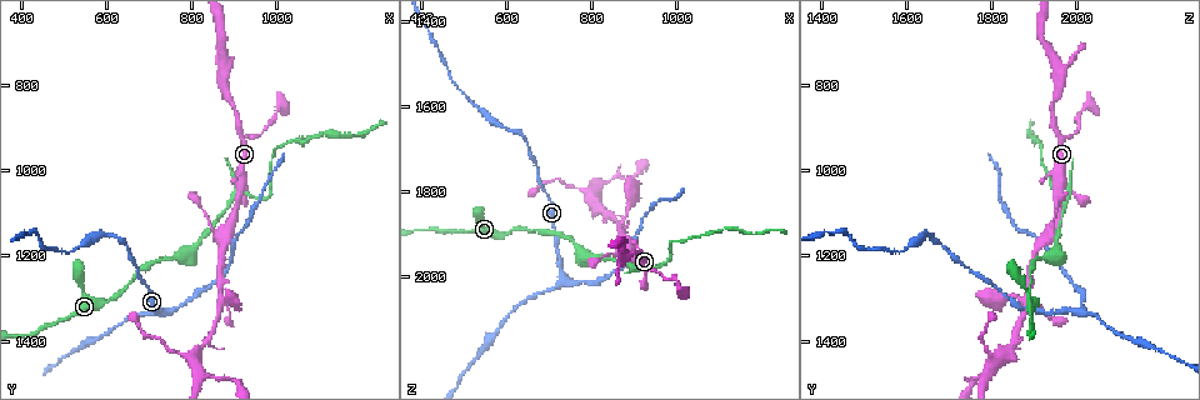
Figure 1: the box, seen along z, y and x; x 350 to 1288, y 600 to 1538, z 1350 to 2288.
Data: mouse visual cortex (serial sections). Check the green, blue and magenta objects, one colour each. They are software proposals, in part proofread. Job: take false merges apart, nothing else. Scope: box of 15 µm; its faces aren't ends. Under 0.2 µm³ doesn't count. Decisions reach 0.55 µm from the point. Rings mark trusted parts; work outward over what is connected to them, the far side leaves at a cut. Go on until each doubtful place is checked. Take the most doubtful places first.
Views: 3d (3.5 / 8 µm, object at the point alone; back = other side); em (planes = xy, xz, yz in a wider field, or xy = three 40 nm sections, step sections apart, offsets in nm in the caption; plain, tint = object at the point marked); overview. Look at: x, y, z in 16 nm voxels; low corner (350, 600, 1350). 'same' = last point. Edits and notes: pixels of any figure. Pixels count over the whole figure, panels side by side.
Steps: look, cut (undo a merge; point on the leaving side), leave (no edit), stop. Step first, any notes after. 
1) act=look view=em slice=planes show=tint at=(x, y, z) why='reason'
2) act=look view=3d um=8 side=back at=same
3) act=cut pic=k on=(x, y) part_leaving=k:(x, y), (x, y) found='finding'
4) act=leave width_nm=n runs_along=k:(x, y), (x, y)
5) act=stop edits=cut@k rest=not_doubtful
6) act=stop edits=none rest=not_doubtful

act=look view=3d um=3.5 at=(905, 1055, 1980) why='abrupt turn'

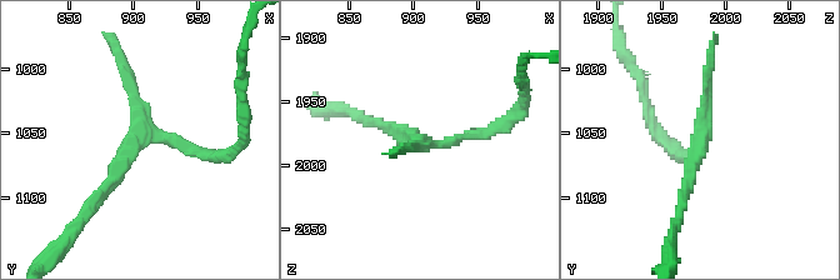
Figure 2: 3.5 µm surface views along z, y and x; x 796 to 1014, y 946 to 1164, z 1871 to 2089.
act=look view=em slice=xy step=1 show=tint at=(908, 1052, 1984) why='shape alone is not enough'

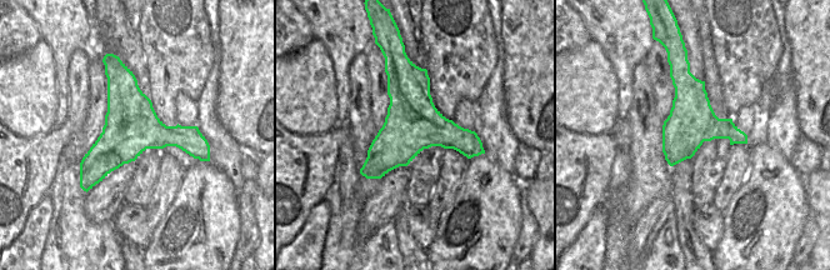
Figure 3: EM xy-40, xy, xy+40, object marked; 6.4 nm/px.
act=leave runs_along=2:(91, 200), (141, 135), (218, 154) found='all the same cell'

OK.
act=look view=3d um=3.5 at=(865, 1315, 1880) why='branch point'

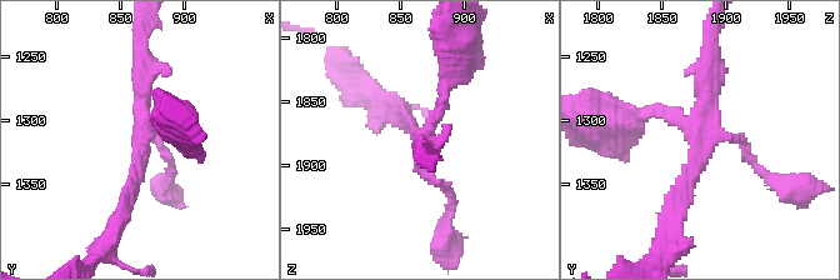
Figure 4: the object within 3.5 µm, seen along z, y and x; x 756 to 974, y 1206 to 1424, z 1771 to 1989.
act=look view=em slice=xy step=2 show=tint at=(866, 1310, 1880)

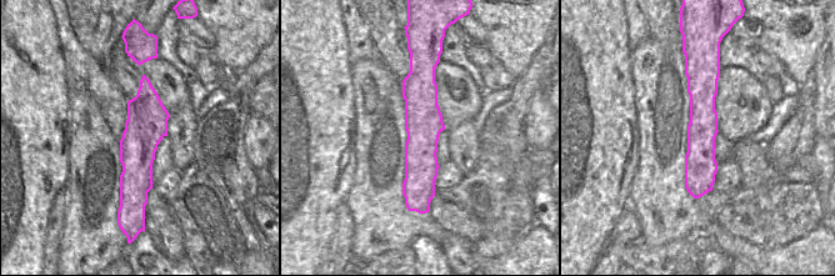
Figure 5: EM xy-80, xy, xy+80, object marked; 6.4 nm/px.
act=leave runs_along=5:(430, 54), (421, 74), (421, 210) found='all the same cell'

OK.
act=look view=3d um=3.5 at=(890, 1480, 1770) why='abrupt turn'

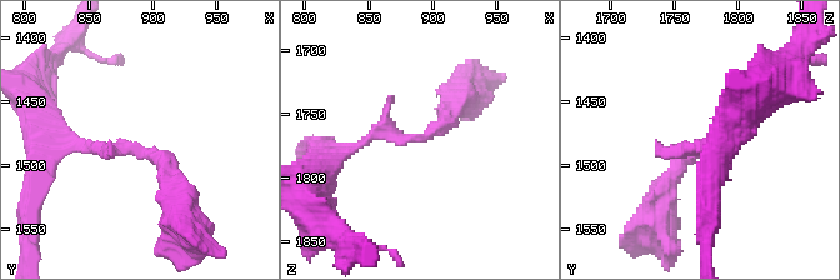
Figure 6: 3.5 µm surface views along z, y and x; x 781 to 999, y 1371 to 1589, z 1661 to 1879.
act=look view=em slice=planes show=plain at=(892, 1488, 1768)

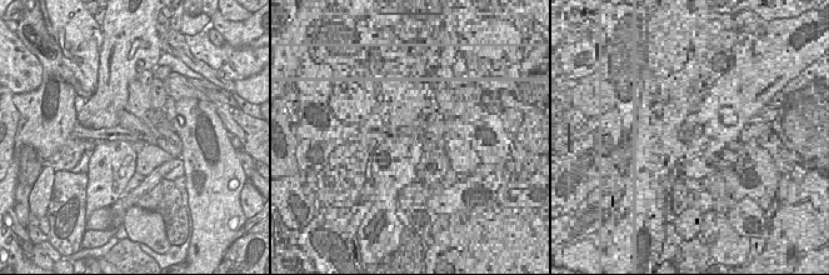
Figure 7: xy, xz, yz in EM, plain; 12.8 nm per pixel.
act=look view=em slice=planes show=tint at=same

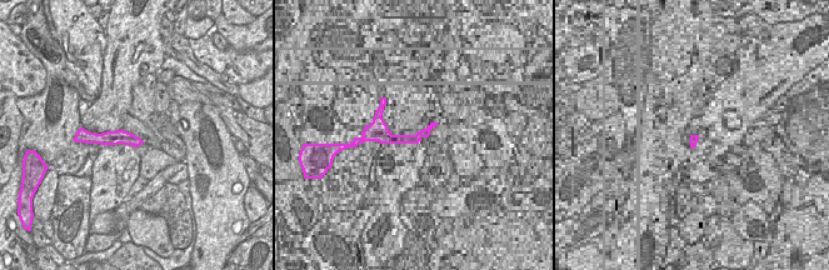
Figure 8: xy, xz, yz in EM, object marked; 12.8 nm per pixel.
act=leave runs_along=6:(61, 144), (156, 155), (180, 205) found='one cell here'

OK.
act=stop edits=none rest=not_doubtful

